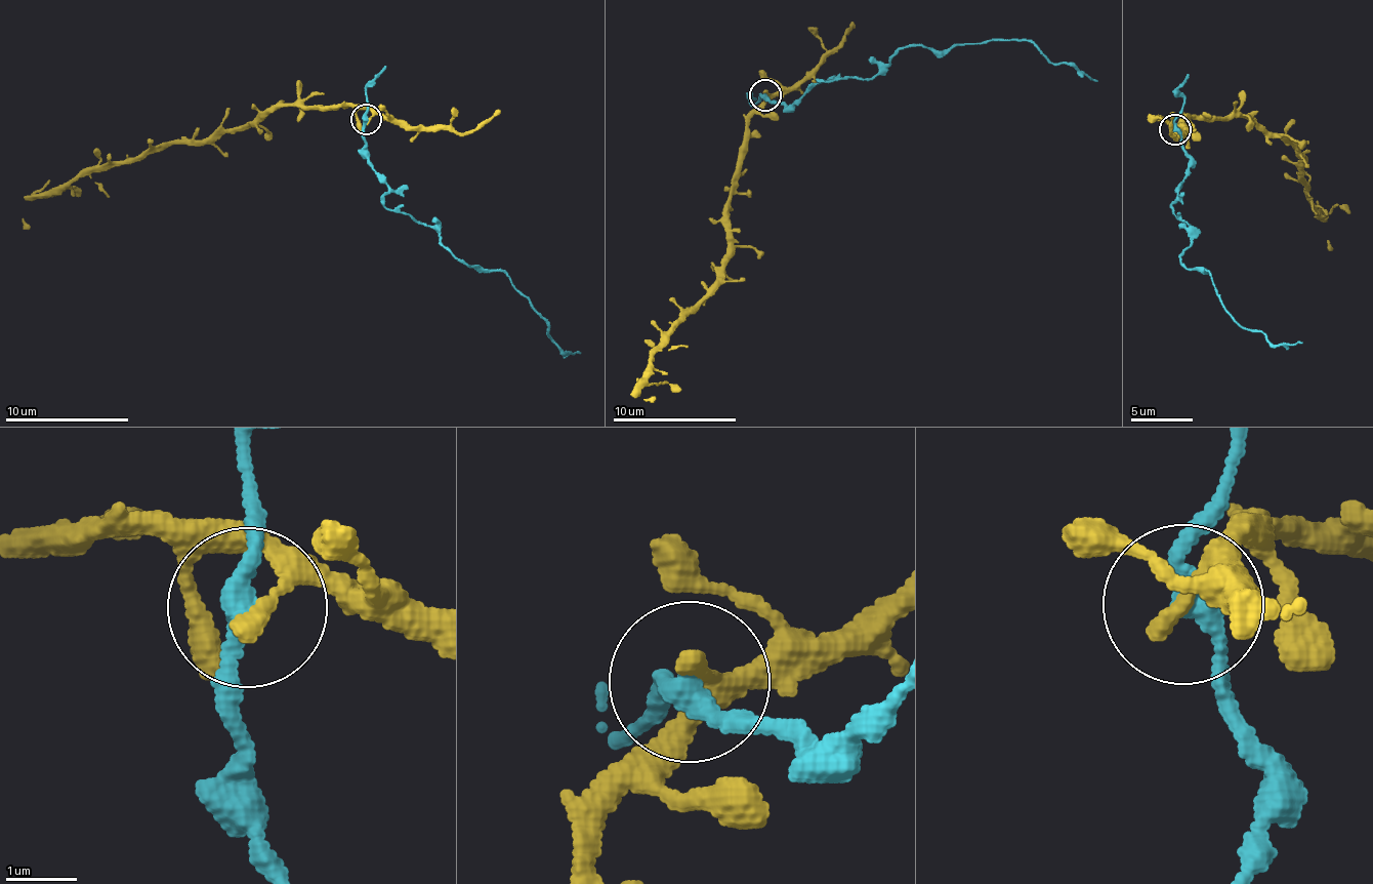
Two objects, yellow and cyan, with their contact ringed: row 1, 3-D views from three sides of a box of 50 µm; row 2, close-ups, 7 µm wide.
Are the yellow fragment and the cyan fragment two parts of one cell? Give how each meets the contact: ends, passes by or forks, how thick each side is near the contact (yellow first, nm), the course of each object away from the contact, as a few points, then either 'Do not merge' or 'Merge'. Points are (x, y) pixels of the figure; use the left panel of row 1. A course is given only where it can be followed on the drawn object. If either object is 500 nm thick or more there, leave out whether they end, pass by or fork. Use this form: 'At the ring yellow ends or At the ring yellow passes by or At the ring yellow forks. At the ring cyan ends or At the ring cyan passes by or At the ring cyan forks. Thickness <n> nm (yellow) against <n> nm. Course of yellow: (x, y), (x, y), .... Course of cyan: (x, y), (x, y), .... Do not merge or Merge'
At the ring yellow ends. At the ring cyan passes by. Thickness 280 nm (yellow) against 280 nm. Course of yellow: (367, 118), (343, 107), (277, 108), (200, 142), (103, 163), (44, 192), (24, 217), (31, 230). Course of cyan: (365, 118), (364, 156), (385, 205), (495, 269), (551, 340), (582, 352). Do not merge

